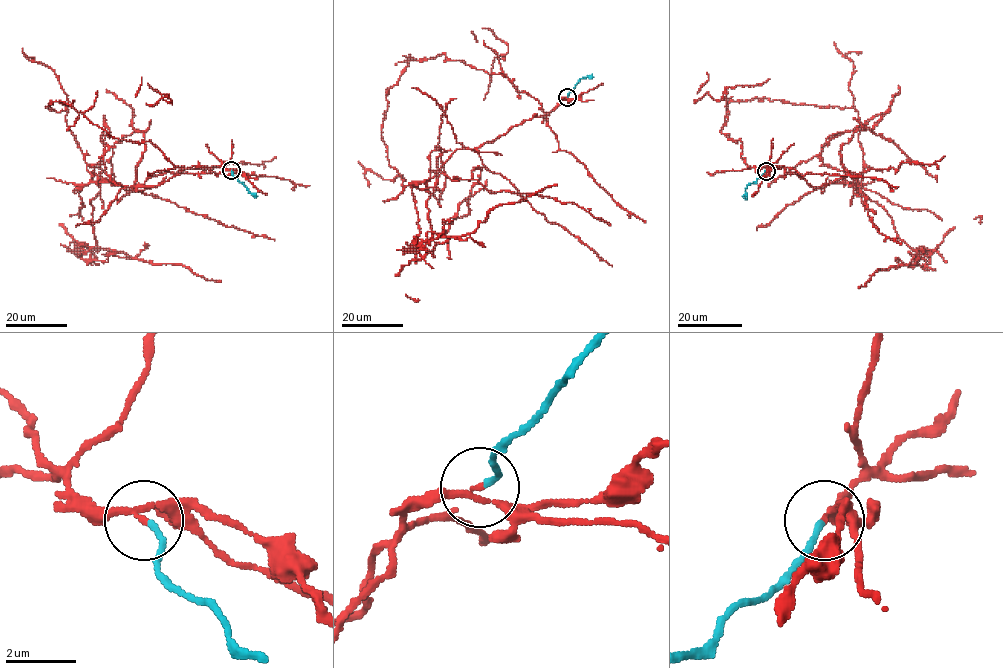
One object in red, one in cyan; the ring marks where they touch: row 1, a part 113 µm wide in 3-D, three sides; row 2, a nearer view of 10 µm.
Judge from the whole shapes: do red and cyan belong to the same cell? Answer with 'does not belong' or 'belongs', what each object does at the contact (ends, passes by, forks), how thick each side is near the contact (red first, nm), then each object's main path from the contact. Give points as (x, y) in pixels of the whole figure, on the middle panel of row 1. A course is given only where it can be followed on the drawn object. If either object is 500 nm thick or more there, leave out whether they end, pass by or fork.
does not belong; red passes by; cyan ends; calibres 150 and 160 nm; course red (567, 96), (492, 141), (457, 148), (417, 182), (435, 172), (426, 238), (462, 236), (496, 206), (557, 184); course cyan (567, 96), (582, 77), (593, 76)

